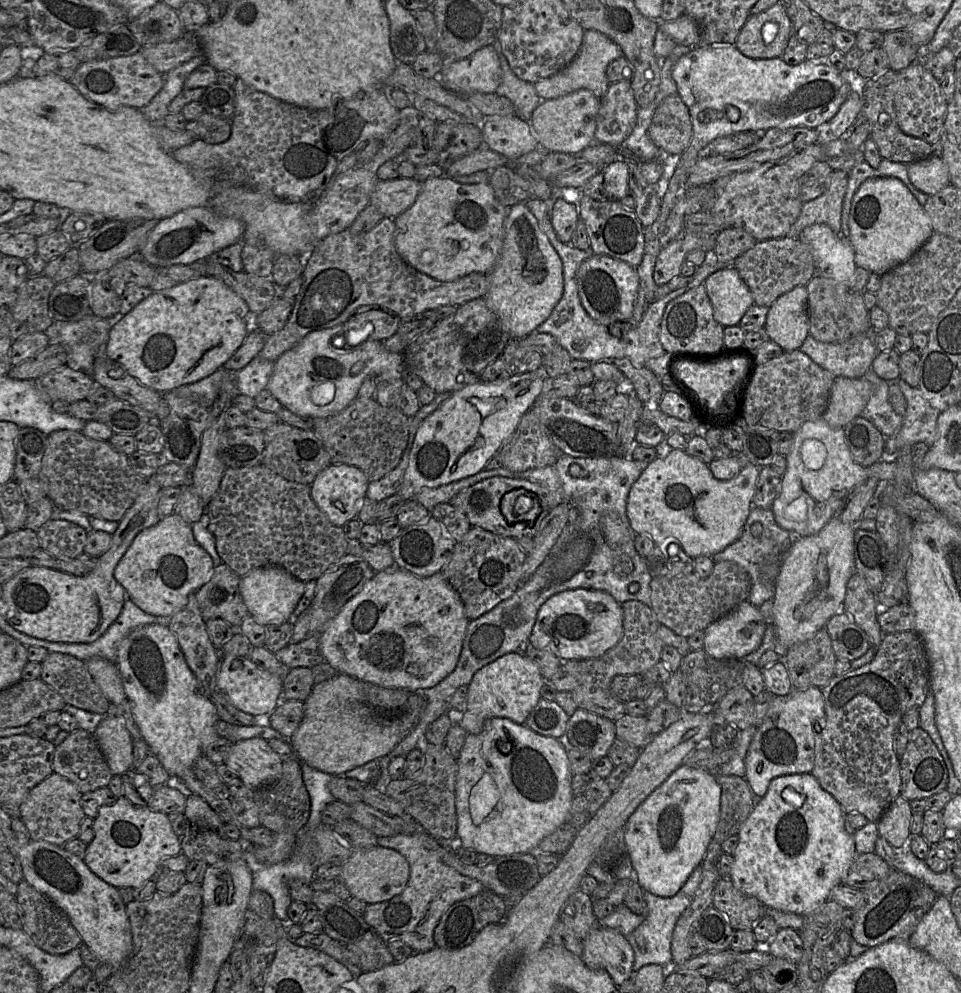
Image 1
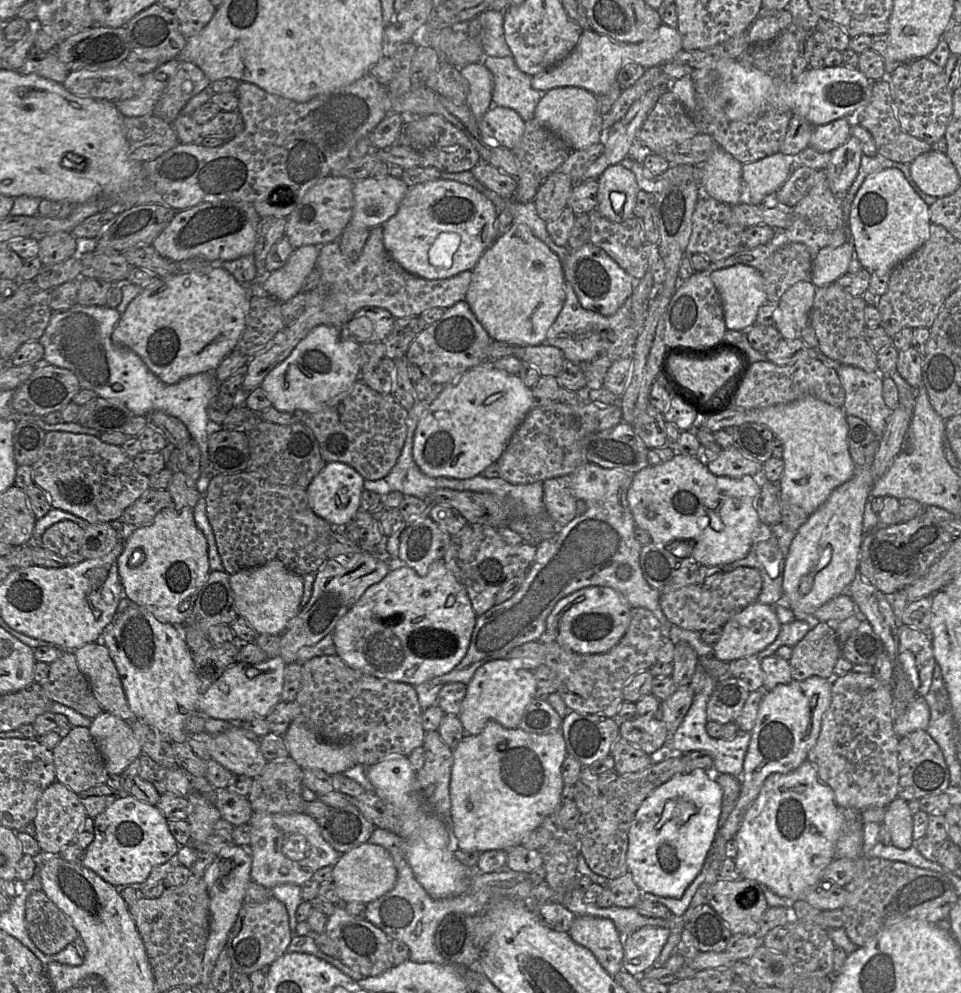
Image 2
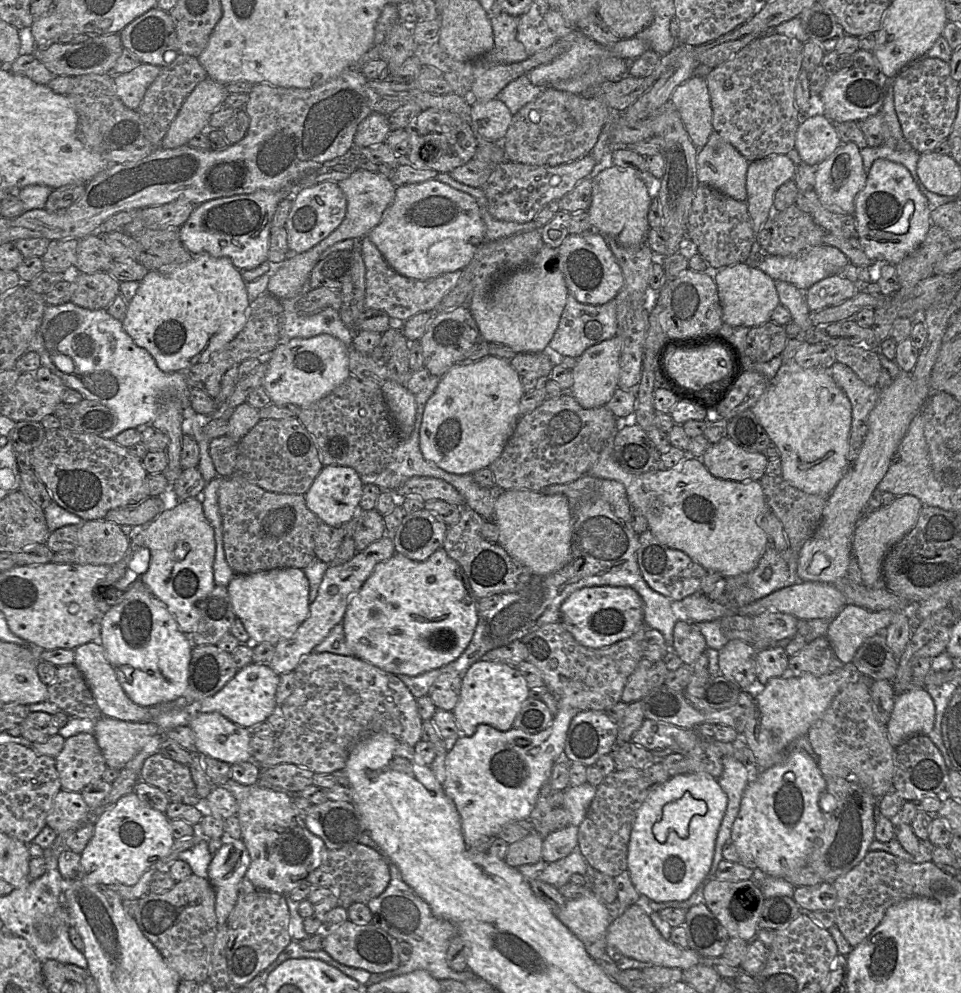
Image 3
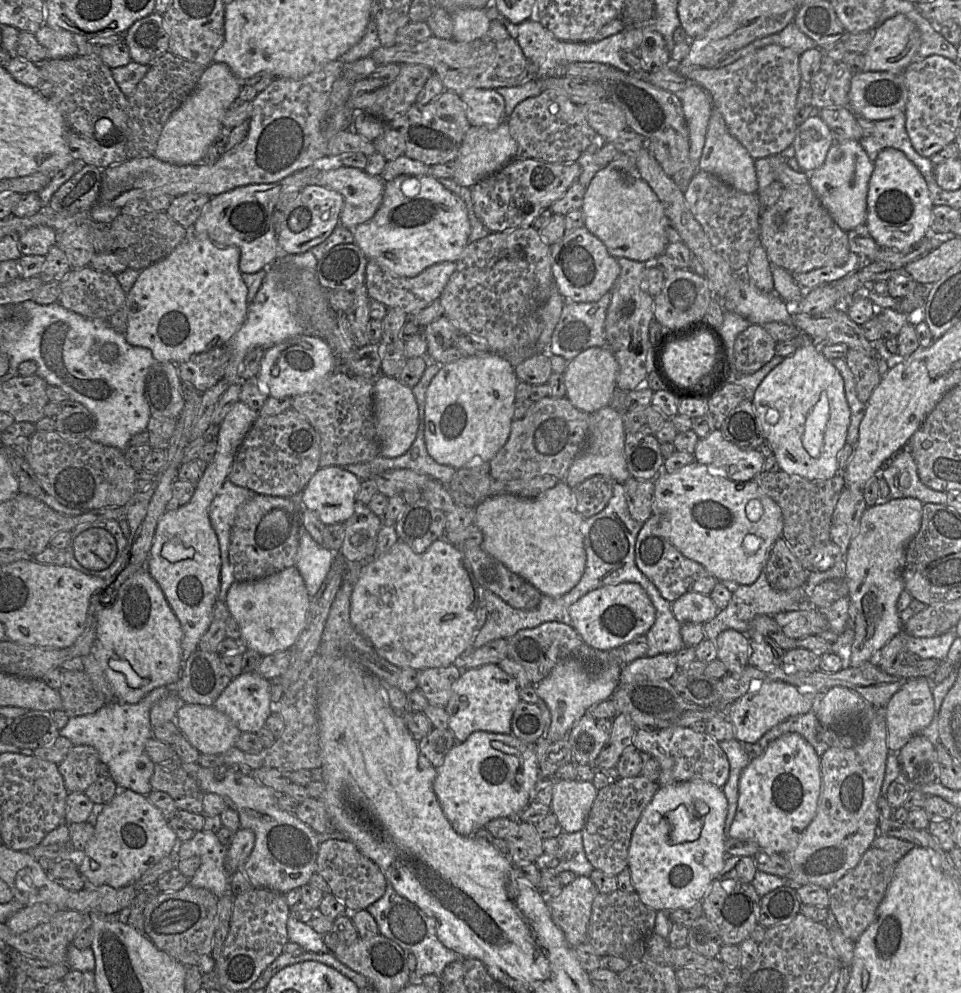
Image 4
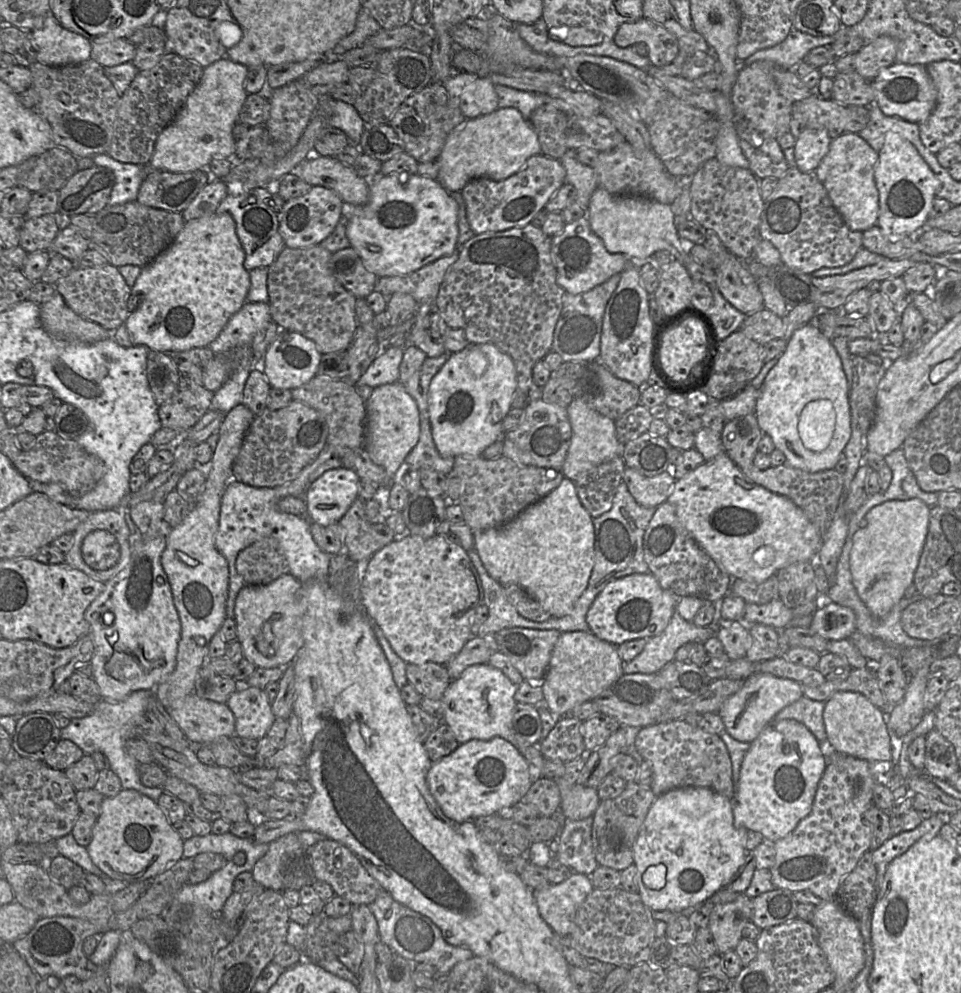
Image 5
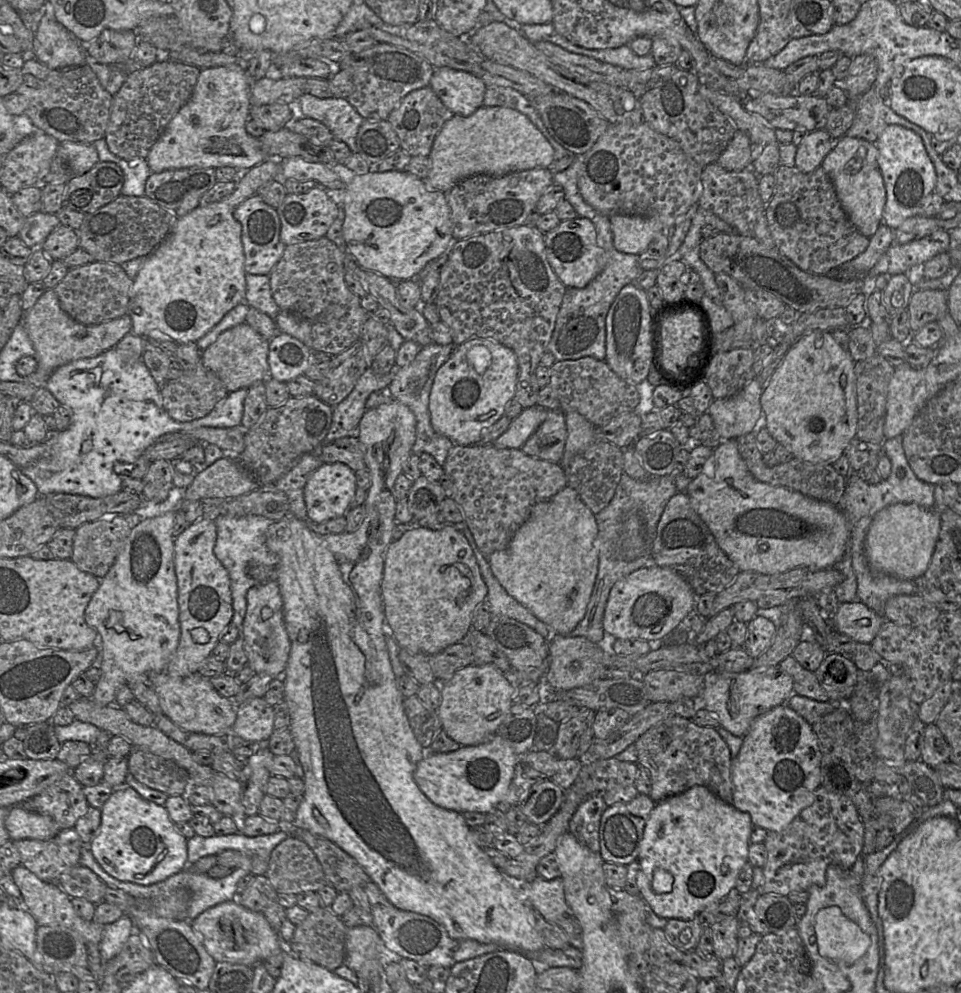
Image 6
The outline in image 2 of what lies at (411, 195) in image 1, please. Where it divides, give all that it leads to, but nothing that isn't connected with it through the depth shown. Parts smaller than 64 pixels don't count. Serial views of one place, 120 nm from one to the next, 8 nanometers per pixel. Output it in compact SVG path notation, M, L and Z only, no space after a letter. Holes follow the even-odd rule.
M390 175L354 181L354 206L348 226L368 229L382 226L396 214L408 189L401 178Z

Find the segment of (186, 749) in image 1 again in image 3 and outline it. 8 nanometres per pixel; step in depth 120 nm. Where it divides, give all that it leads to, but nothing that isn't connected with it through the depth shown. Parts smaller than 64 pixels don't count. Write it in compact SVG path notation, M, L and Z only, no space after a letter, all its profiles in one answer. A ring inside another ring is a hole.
M139 579L125 592L122 601L105 613L101 645L131 701L142 707L165 707L183 696L187 688L194 645L181 631L166 605Z

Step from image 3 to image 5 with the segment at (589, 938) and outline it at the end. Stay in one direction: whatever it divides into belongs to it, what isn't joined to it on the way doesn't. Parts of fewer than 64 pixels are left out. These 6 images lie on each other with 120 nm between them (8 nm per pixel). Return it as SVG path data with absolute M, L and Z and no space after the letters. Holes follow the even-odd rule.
M572 873L561 883L533 891L544 921L558 936L569 936L578 909L593 889L590 876Z

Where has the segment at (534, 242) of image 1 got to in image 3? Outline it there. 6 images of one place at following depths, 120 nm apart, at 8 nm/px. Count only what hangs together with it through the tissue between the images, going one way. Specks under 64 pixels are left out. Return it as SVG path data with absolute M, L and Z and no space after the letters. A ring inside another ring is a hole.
M544 244L528 267L500 277L492 293L470 294L468 308L483 340L507 345L516 353L541 353L555 334L568 291L557 250Z

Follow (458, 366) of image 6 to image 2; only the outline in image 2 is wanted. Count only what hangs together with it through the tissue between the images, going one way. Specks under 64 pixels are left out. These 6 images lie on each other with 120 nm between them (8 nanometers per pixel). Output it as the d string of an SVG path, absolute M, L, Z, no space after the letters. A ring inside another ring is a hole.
M487 360L474 366L451 382L446 383L444 390L434 399L430 406L423 412L414 435L413 442L413 459L420 470L430 477L448 477L457 479L468 479L480 475L489 465L497 462L502 455L511 437L522 423L527 413L532 408L533 393L532 389L524 384L517 375L512 375L506 371L499 370L493 365L495 360Z

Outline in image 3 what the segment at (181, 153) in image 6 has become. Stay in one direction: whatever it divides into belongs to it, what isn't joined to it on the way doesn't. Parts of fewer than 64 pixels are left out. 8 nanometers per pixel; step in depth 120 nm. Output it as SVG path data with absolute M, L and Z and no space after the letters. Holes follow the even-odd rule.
M210 77L200 82L183 102L159 149L173 149L187 145L194 136L205 131L212 113L224 103L227 95L225 85Z

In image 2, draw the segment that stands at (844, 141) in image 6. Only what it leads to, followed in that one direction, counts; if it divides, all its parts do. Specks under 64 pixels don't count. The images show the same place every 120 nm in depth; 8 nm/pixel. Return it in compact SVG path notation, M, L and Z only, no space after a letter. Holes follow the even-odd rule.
M850 136L830 153L830 162L824 169L829 188L836 196L844 199L859 171L863 154L861 145L856 137Z

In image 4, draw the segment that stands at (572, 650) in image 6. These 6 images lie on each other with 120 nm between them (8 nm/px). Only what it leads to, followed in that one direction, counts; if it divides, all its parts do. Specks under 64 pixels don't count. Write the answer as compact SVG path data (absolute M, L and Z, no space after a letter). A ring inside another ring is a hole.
M574 658L560 660L550 674L536 685L536 692L548 706L552 722L542 737L559 740L568 737L572 727L583 717L588 709L610 697L620 683L622 668L627 664L609 663L608 667L598 676L592 677L583 665Z

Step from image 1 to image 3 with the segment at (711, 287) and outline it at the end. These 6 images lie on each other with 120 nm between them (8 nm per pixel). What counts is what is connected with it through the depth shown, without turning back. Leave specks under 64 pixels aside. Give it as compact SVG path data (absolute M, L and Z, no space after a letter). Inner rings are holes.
M737 263L713 274L722 306L722 321L733 328L756 327L770 321L772 311L780 304L775 281L754 264Z

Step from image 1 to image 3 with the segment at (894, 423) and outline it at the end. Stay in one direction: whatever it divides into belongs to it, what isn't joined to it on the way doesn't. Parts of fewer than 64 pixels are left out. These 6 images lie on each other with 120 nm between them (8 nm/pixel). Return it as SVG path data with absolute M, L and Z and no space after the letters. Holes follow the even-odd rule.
M836 361L827 370L851 403L851 431L865 437L868 430L869 414L877 404L879 389L877 386L865 384L851 368L843 363Z

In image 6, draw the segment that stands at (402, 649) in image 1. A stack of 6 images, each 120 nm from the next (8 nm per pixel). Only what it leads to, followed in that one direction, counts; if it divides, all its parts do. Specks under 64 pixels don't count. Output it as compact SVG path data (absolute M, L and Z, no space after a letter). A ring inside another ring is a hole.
M415 526L385 551L381 584L385 624L399 647L410 653L429 656L459 643L471 629L474 609L486 600L487 591L463 531Z

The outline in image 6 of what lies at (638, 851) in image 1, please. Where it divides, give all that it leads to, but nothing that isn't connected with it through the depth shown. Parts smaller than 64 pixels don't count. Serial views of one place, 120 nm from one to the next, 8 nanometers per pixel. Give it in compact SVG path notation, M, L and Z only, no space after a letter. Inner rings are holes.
M693 786L684 792L669 796L657 802L646 822L640 843L640 851L637 859L641 866L637 874L637 884L640 891L639 895L642 896L652 910L660 917L682 920L690 920L694 917L698 917L698 914L708 905L719 901L721 898L725 897L732 888L735 888L737 876L744 864L748 861L749 837L752 827L753 824L749 813L738 810L734 805L725 802L705 786Z

